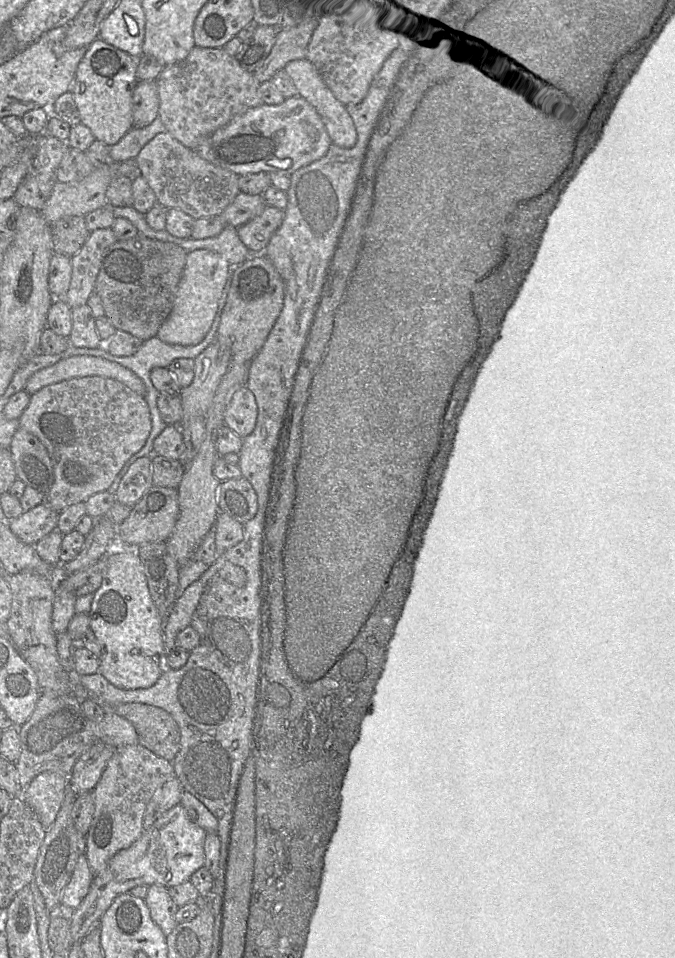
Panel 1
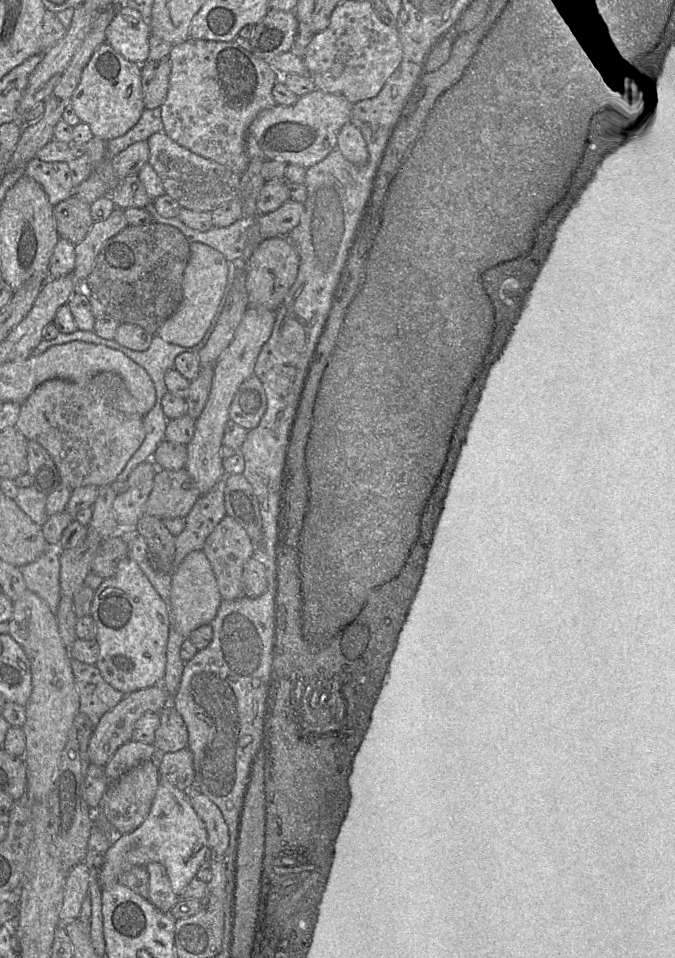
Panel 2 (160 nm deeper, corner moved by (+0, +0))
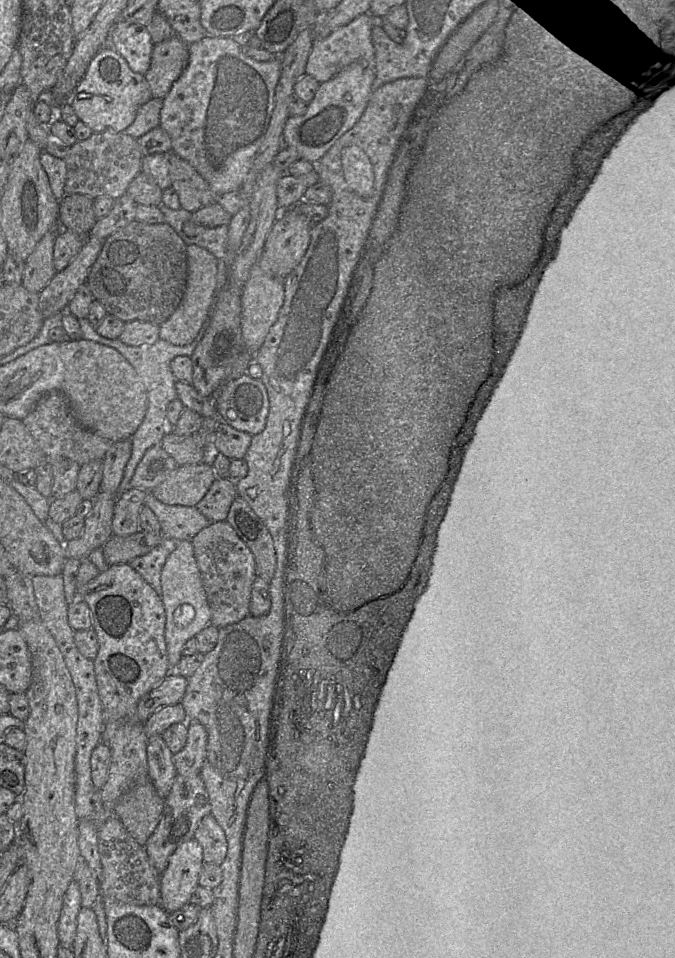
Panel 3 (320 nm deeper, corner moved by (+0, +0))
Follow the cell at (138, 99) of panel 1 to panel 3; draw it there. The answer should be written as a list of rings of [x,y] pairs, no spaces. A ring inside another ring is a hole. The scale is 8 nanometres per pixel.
[[[178,36],[154,45],[149,70],[144,75],[152,98],[164,99],[189,62],[189,45]]]

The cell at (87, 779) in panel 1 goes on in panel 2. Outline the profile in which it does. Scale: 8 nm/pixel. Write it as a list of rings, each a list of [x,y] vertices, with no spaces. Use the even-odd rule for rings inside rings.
[[[164,683],[144,688],[129,694],[100,719],[89,743],[90,762],[98,766],[106,766],[115,752],[125,743],[132,740],[133,732],[138,720],[146,713],[159,713],[165,706],[170,705],[171,697],[167,693]]]

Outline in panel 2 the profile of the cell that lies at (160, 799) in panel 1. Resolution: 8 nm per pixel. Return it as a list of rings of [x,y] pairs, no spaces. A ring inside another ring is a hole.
[[[188,747],[173,753],[160,754],[158,768],[161,779],[167,780],[178,789],[188,791],[195,788],[193,753]]]

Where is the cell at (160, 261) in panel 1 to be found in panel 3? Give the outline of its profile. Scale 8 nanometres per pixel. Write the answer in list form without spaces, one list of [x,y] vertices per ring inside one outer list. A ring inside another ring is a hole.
[[[133,220],[104,240],[103,247],[92,265],[87,285],[94,297],[106,309],[124,323],[132,320],[163,324],[182,301],[187,282],[187,244],[167,223],[148,224]]]

